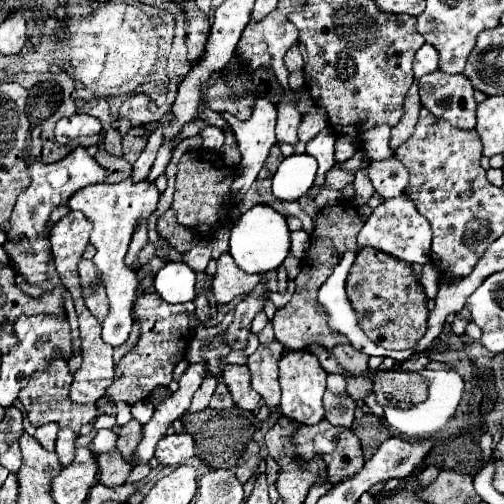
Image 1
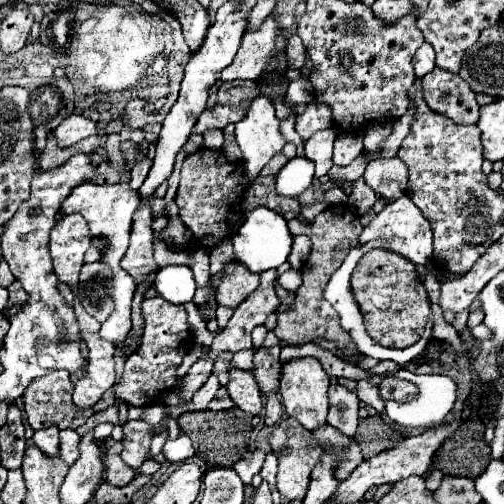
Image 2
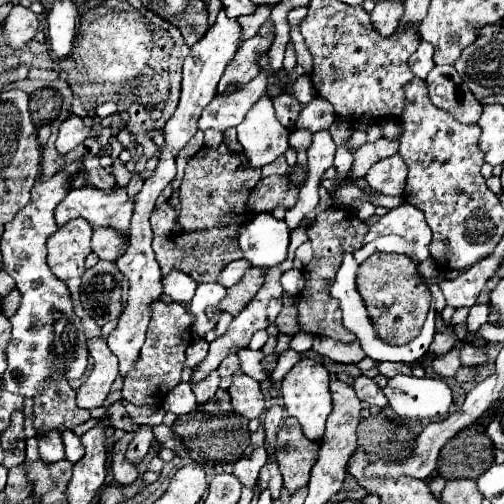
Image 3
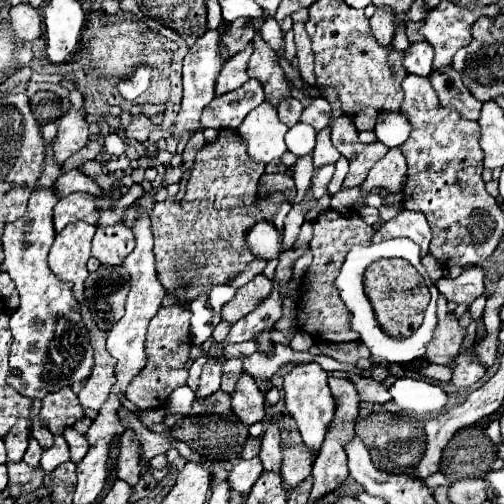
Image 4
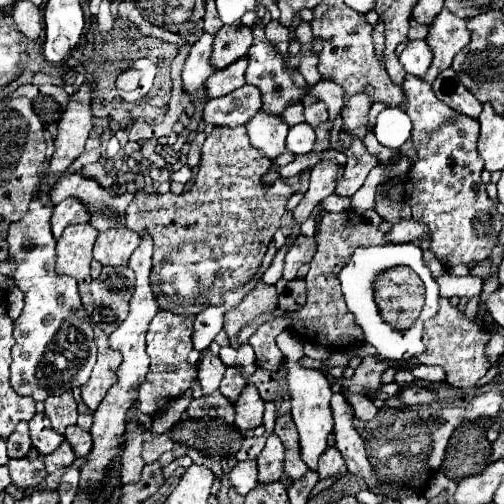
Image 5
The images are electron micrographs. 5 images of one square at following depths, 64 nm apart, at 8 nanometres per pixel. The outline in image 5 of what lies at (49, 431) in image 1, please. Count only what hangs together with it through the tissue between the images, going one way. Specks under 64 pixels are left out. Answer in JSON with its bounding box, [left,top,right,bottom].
[42,440,76,474]

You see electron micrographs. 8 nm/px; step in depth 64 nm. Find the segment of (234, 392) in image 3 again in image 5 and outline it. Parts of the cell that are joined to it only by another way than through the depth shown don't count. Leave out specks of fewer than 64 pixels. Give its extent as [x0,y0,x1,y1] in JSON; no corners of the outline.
[234,384,264,430]

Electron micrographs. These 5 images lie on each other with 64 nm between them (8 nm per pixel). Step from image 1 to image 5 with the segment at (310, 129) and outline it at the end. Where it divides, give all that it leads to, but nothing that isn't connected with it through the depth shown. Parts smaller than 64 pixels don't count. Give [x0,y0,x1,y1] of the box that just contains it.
[304,100,328,126]

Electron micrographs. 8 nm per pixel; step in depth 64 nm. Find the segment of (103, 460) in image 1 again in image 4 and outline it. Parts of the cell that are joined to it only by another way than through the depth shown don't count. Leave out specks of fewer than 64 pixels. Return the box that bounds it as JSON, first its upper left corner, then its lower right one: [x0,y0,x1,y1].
[116,430,140,486]

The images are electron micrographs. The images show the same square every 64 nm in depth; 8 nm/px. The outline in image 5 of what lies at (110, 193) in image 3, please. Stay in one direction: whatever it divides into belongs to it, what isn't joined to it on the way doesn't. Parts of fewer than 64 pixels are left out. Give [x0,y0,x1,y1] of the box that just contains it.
[52,198,88,238]

